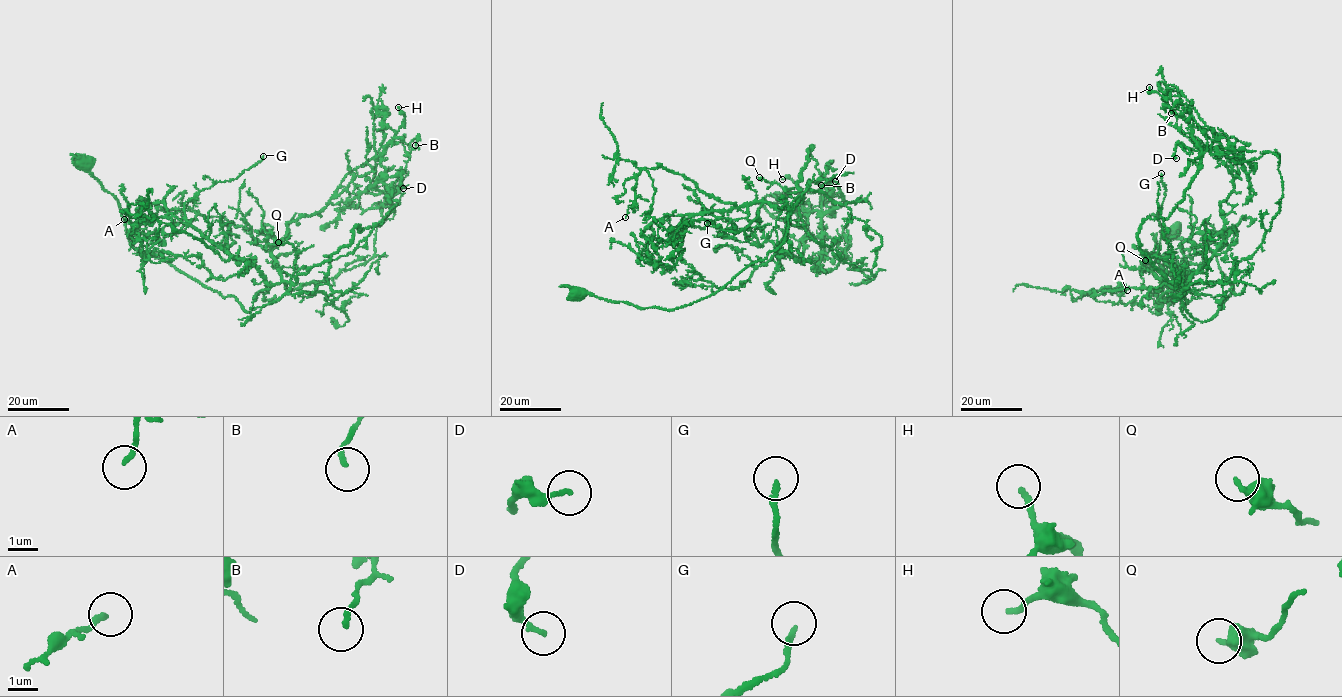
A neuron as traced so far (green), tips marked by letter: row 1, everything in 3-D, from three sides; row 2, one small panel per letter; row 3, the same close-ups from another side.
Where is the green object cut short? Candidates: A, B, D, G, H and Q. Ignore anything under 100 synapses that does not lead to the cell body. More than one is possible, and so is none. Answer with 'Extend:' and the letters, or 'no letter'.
Extend: no letter

